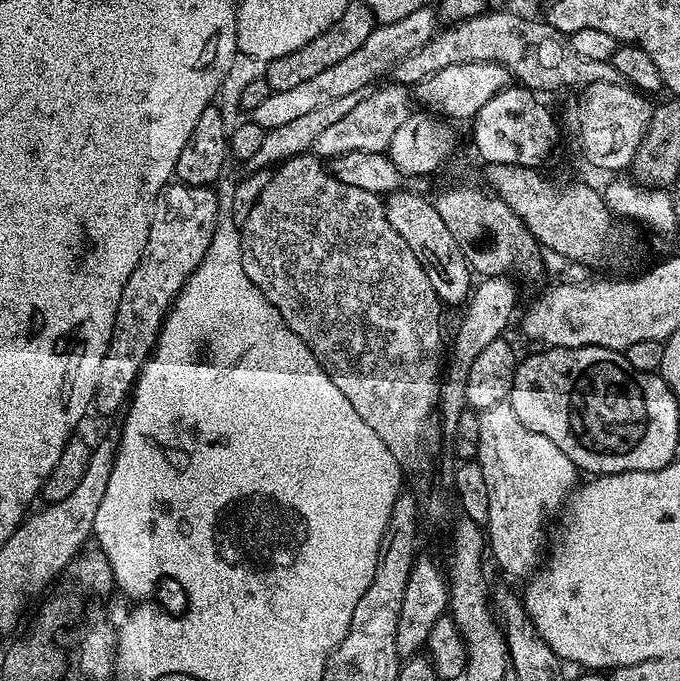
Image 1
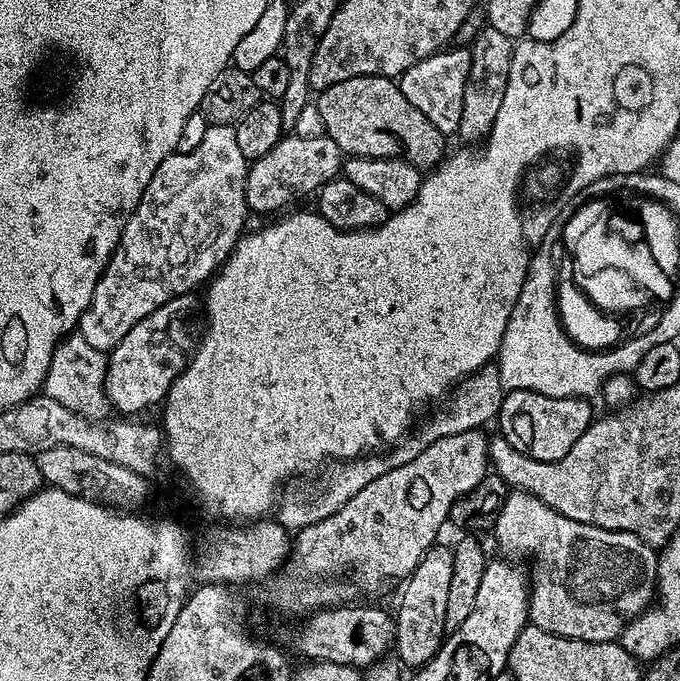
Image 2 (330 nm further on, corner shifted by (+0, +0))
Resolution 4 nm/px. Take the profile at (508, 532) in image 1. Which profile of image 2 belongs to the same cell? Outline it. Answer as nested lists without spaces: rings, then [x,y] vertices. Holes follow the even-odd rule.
[[[519,490],[509,491],[496,519],[495,532],[505,557],[516,562],[532,560],[528,618],[534,626],[550,634],[586,642],[615,641],[634,617],[653,607],[658,552],[634,534],[574,522],[574,518],[558,514],[558,510],[546,506],[546,502],[534,498],[534,494]]]

